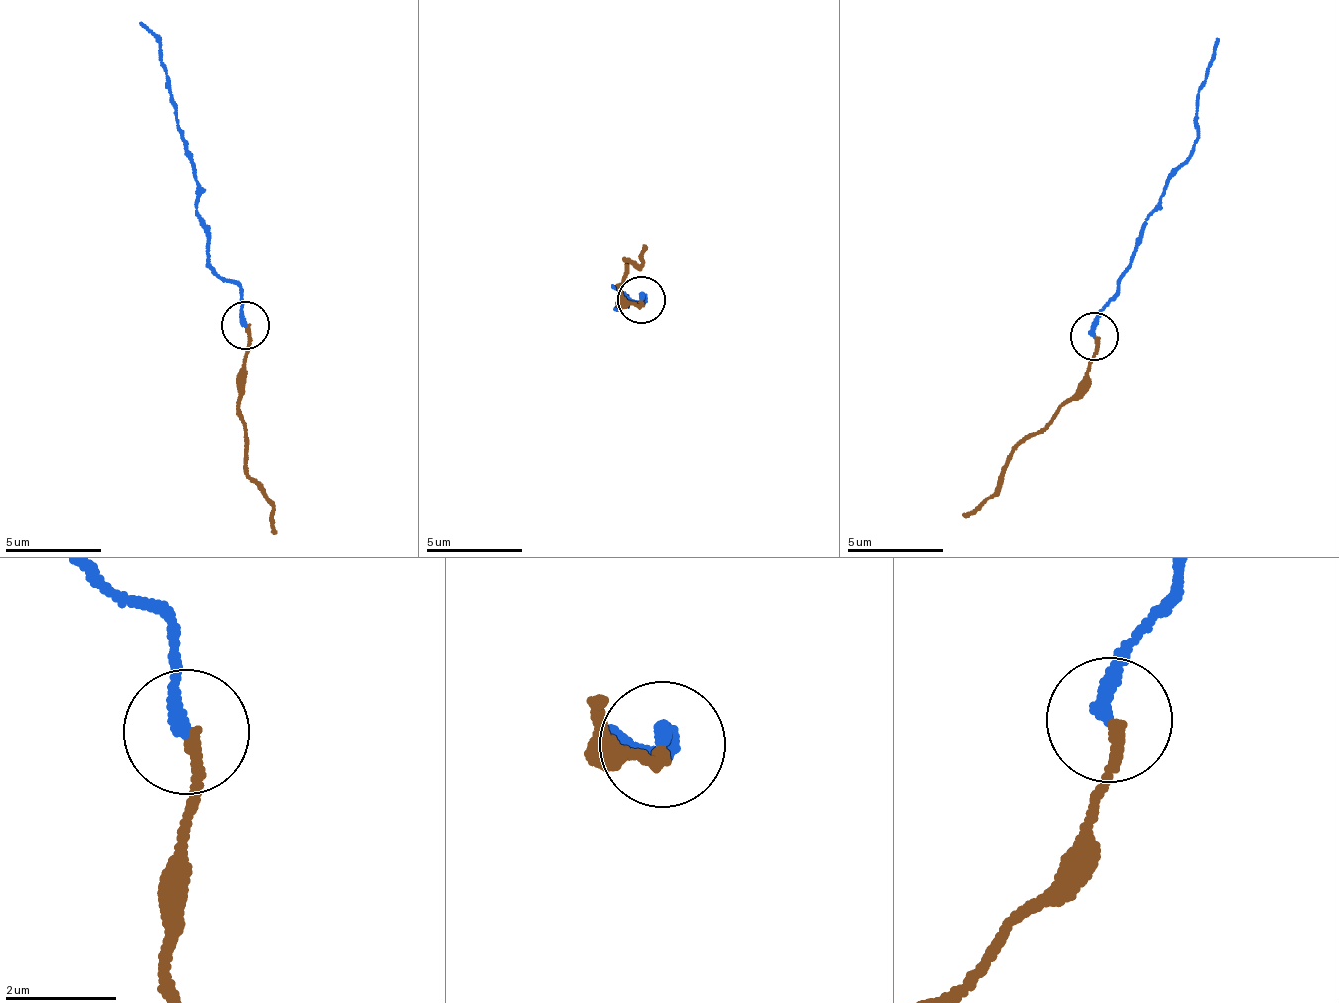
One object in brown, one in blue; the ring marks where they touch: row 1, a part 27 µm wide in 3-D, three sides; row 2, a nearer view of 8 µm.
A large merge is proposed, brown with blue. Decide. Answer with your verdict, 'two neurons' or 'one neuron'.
two neurons

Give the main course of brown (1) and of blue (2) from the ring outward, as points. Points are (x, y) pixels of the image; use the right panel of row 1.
1: (1094, 337), (1096, 357), (1087, 384), (1015, 449), (1003, 485), (963, 515)
2: (1094, 337), (1100, 309), (1127, 273), (1134, 240), (1198, 139), (1197, 85), (1209, 75), (1218, 36)

